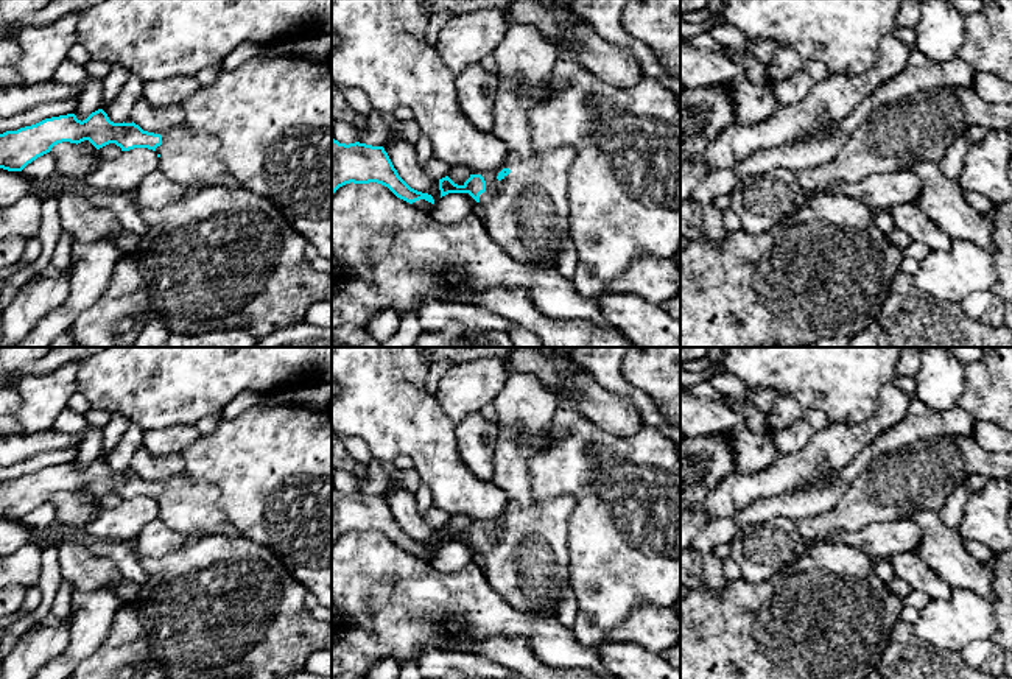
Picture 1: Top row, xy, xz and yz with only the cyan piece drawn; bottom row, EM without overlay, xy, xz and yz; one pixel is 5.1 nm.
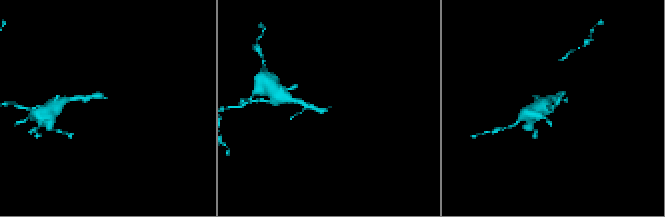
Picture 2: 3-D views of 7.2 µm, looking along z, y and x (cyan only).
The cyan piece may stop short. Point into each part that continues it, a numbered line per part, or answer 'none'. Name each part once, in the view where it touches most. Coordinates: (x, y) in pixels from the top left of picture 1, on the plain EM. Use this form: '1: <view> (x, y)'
1: xz (527, 562)

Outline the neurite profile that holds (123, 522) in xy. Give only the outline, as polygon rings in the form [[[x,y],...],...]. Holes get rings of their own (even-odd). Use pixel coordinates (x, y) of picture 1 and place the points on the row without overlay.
[[[148,497],[121,500],[115,508],[100,506],[97,517],[83,528],[93,539],[134,542],[151,520],[159,519],[157,501]]]

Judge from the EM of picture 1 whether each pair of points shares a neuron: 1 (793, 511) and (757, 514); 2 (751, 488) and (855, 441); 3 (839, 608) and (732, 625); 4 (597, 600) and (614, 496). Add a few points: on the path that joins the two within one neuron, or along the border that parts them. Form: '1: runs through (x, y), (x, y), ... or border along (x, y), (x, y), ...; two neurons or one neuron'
1: runs through (783, 510), (766, 510); one neuron
2: runs through (777, 480), (829, 449); one neuron
3: runs through (813, 625), (758, 625); one neuron
4: runs through (612, 573), (614, 522); one neuron

